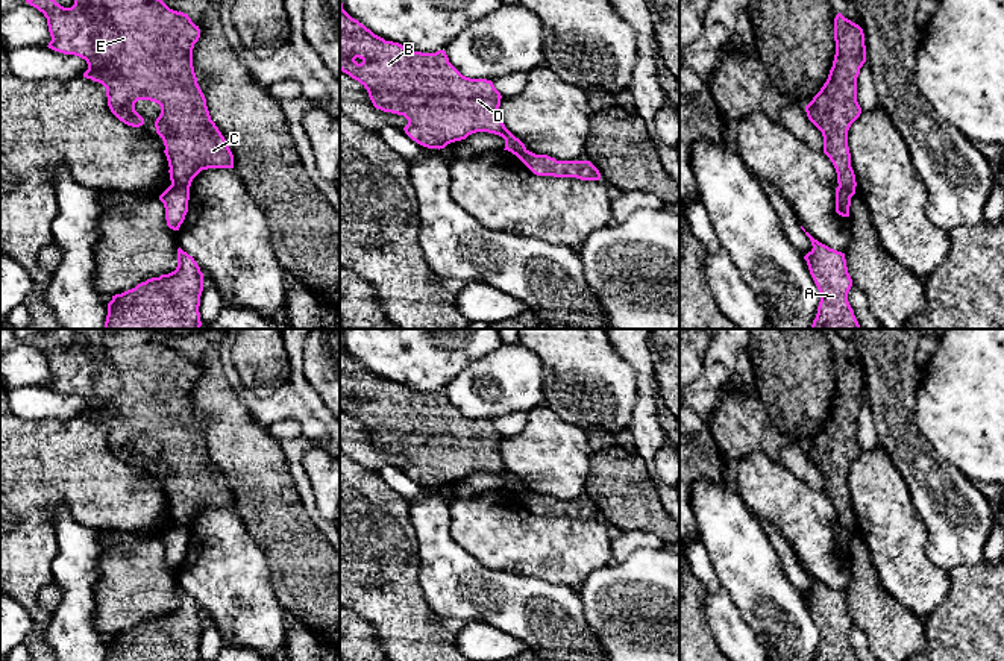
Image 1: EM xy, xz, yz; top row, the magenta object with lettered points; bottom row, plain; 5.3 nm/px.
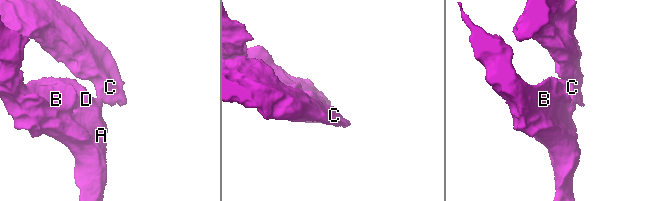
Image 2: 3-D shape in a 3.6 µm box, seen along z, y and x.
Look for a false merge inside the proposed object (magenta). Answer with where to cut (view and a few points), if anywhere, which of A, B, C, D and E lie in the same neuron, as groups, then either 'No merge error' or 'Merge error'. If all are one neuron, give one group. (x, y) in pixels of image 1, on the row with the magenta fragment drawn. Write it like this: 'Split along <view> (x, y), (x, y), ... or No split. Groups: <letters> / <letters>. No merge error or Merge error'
Split along xy (172, 182), (188, 190). Groups: A B D / C E. Merge error

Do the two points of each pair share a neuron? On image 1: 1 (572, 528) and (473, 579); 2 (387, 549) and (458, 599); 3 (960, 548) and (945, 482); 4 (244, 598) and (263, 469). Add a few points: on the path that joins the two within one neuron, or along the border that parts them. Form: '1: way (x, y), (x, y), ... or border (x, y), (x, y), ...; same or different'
1: border (464, 549), (483, 564), (530, 576); different
2: border (416, 537), (419, 585), (428, 607); different
3: way (957, 531), (957, 516), (945, 499); same
4: border (235, 508), (247, 534), (264, 555), (269, 572); different

